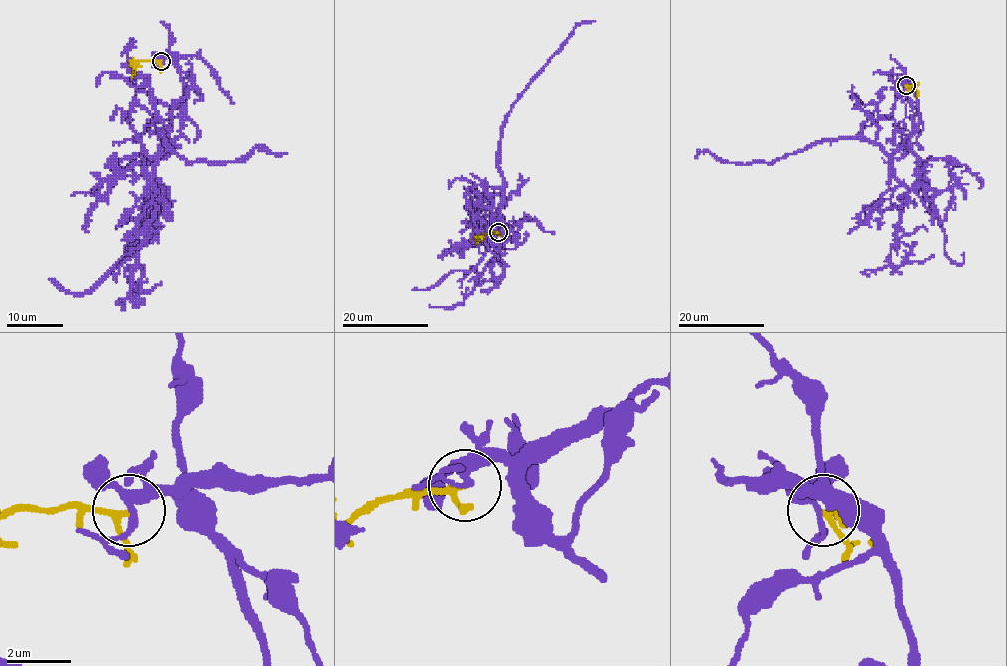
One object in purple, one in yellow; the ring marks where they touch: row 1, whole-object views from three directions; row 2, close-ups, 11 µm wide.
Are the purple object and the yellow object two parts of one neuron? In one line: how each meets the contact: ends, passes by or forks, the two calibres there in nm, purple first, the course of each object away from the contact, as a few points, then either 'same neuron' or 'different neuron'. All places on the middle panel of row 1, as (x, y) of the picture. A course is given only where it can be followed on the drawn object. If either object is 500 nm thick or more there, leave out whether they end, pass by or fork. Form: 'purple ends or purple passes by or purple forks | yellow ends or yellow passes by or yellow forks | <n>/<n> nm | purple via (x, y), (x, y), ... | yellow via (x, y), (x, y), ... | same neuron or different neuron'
purple forks | yellow passes by | 240/150 nm | purple via (498, 231), (504, 230), (517, 245), (500, 212), (498, 144), (506, 115), (573, 30), (594, 21) | yellow via (498, 232), (487, 233), (477, 243) | different neuron

